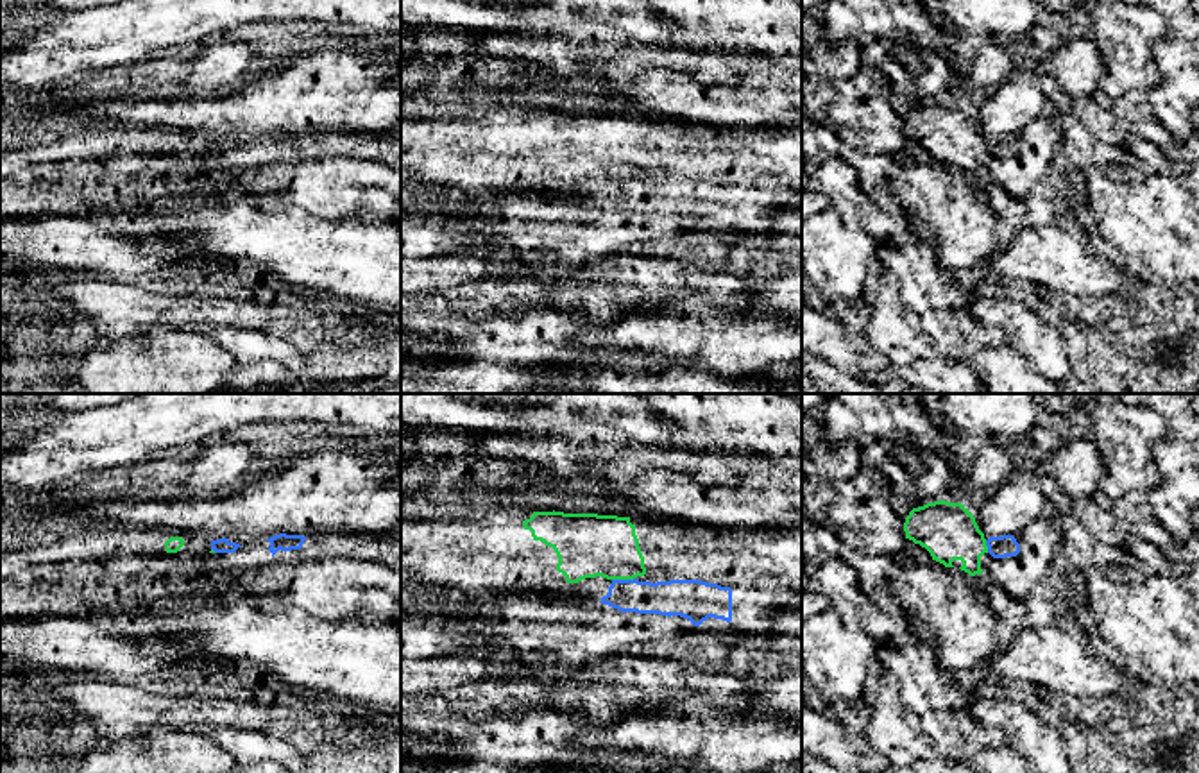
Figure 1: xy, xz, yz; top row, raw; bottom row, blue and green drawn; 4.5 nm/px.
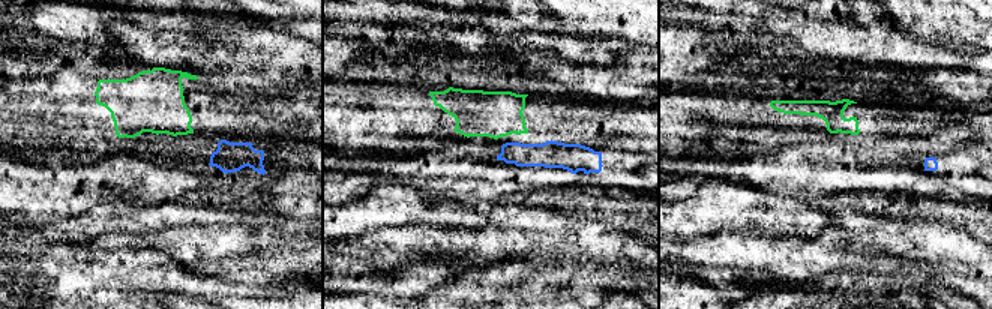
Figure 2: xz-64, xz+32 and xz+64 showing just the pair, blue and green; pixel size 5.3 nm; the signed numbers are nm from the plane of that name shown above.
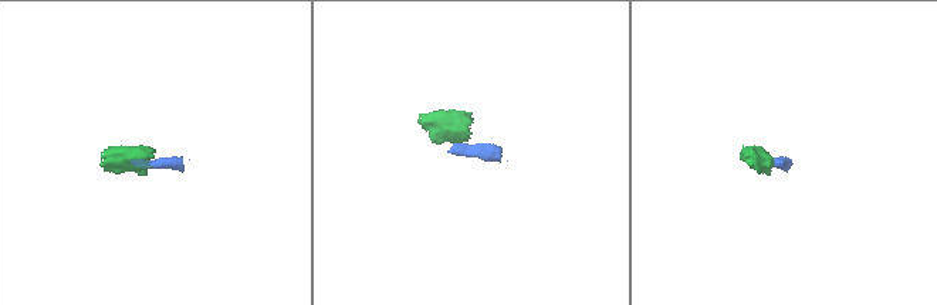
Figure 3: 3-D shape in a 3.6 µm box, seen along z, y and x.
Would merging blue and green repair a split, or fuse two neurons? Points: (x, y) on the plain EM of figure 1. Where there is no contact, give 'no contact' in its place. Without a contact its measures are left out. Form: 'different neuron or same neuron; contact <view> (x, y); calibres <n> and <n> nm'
same neuron; contact xz (623, 179); calibres 160 and 280 nm

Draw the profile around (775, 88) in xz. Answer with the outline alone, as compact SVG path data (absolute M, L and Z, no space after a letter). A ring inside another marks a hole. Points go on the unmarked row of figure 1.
M730 52L739 82L732 88L694 81L691 75L639 64L632 59L587 63L587 73L621 97L668 116L714 127L802 127L802 66L787 66L761 54Z

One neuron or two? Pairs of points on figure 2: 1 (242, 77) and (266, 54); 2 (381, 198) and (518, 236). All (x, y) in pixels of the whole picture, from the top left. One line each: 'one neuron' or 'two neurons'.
1: one neuron
2: two neurons

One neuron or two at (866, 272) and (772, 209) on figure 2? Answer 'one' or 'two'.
two

